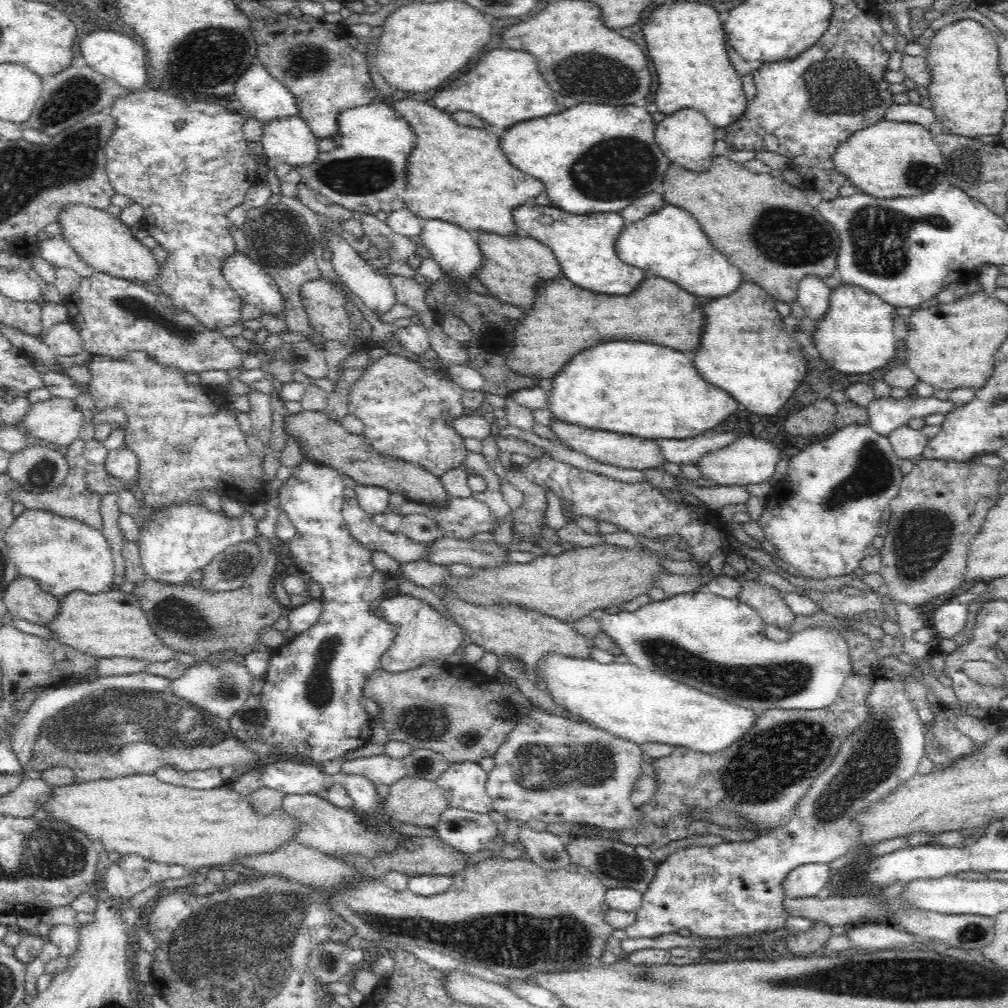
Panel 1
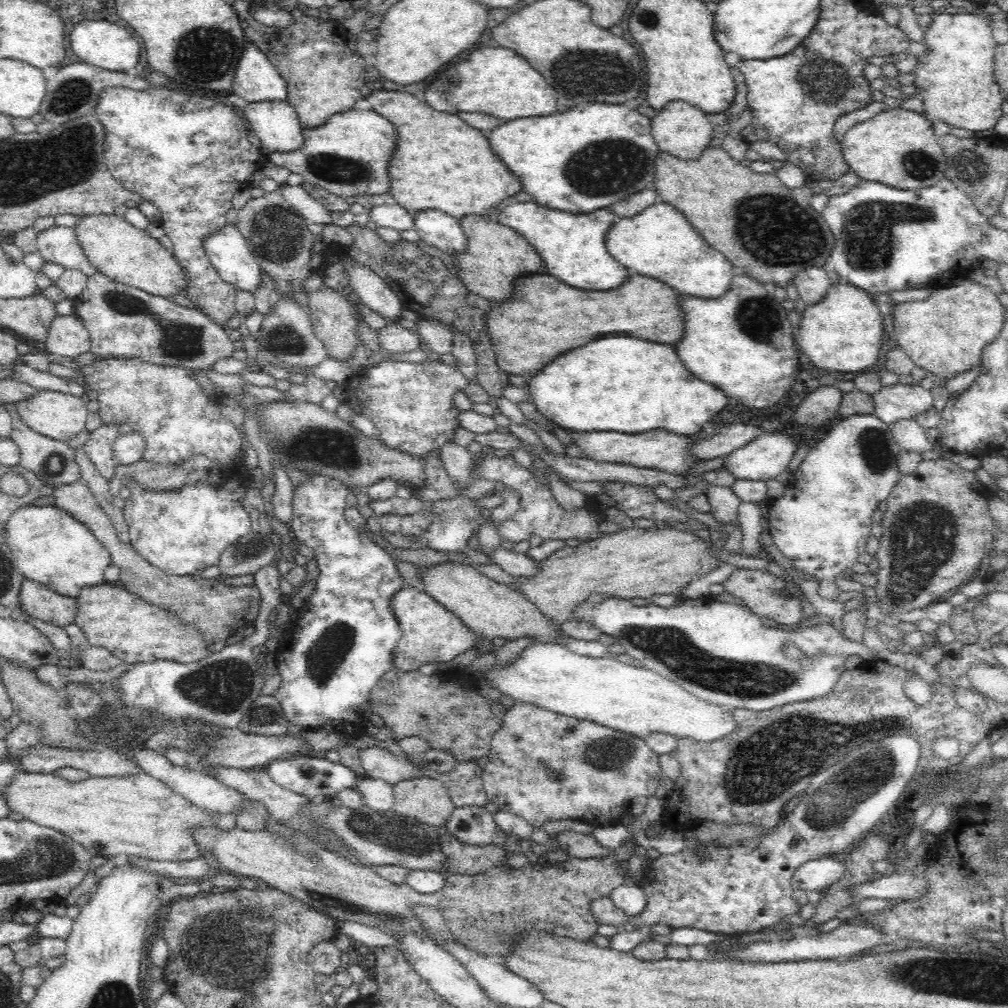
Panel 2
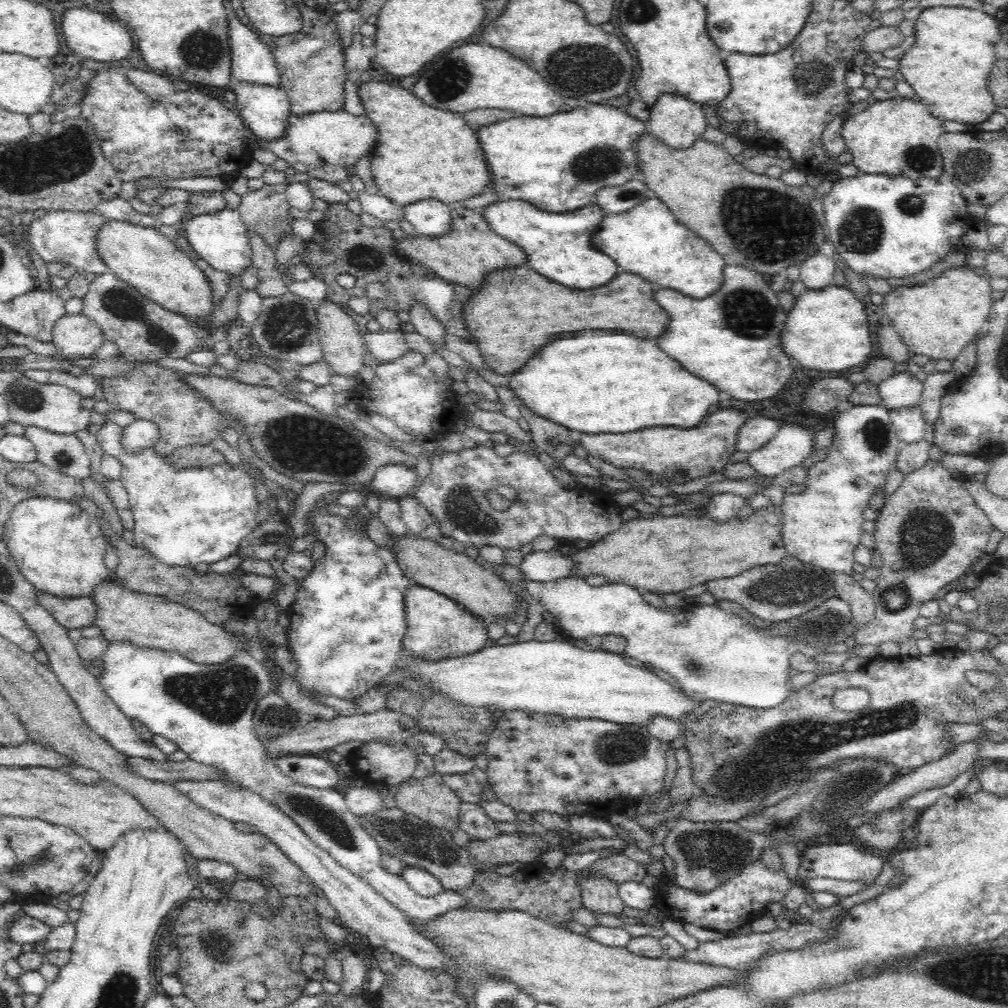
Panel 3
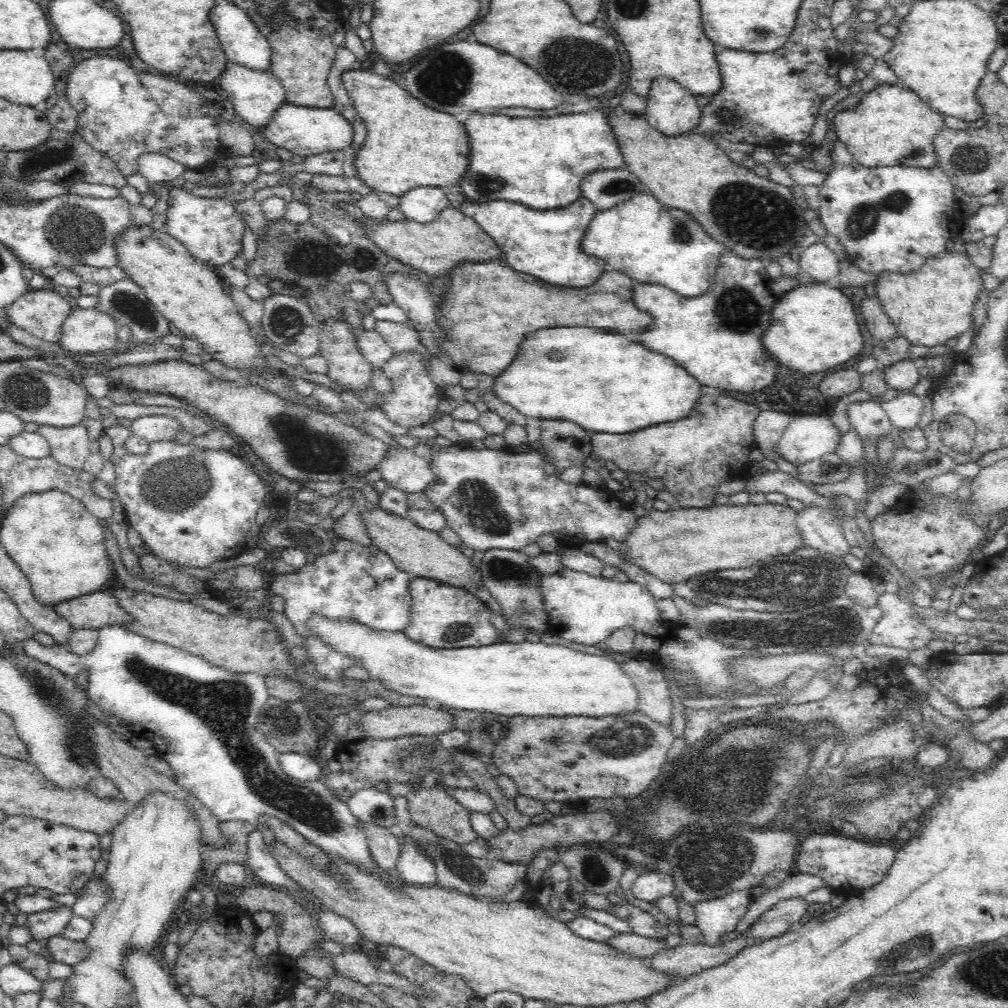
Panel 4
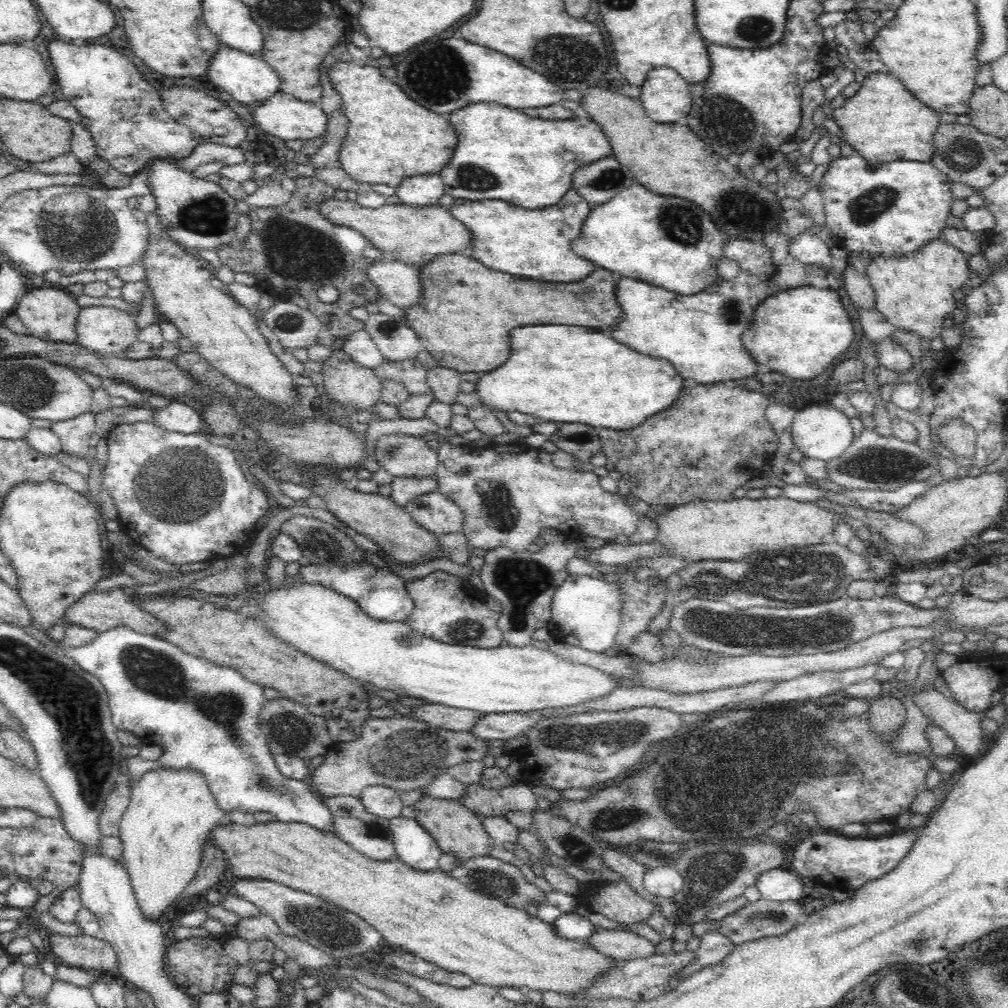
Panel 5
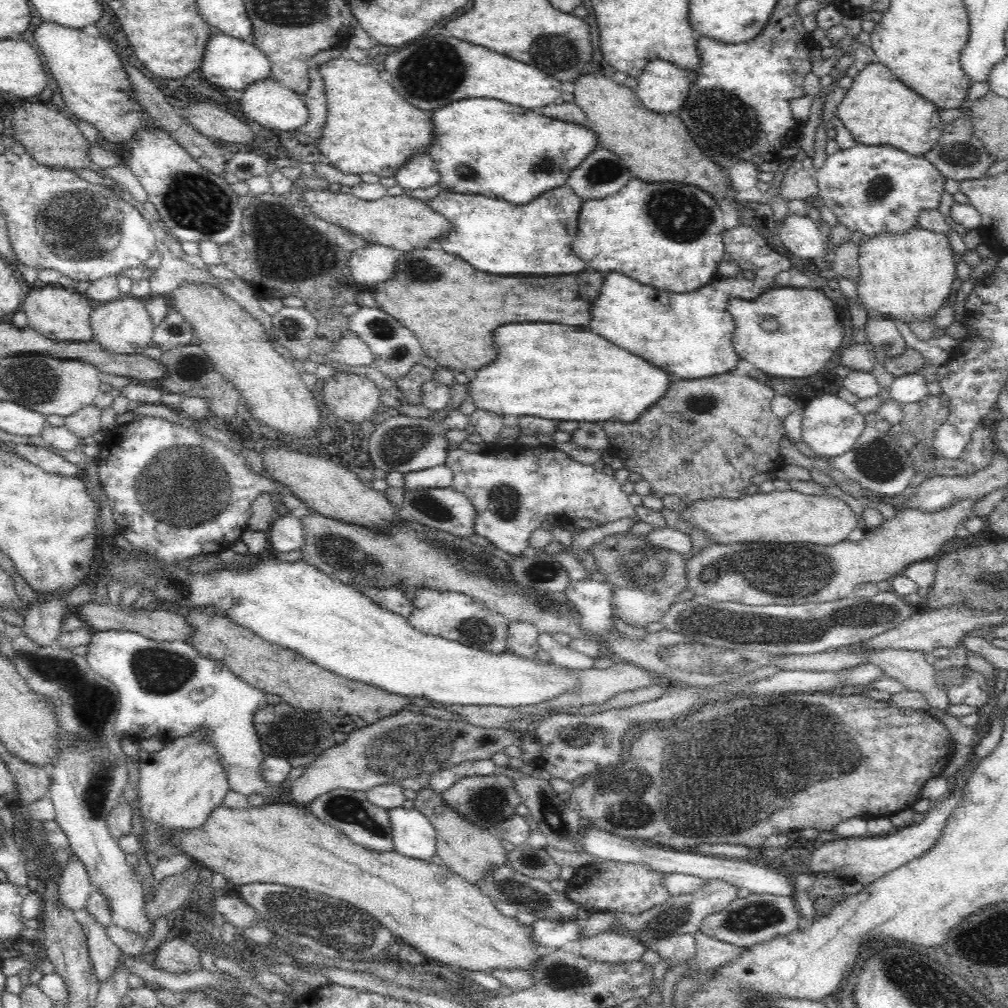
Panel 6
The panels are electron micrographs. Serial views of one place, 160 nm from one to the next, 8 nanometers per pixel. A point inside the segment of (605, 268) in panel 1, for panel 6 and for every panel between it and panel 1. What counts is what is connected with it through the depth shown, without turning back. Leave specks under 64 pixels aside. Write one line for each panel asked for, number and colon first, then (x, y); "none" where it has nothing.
2: (572, 246)
3: (557, 245)
4: (545, 243)
5: (535, 243)
6: (496, 236)

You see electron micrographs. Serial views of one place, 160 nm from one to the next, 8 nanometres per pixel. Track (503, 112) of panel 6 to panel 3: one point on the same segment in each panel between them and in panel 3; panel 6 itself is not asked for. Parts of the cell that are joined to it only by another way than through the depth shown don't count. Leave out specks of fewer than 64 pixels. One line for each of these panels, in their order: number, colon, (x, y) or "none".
3: (557, 163)
4: (541, 162)
5: (502, 154)

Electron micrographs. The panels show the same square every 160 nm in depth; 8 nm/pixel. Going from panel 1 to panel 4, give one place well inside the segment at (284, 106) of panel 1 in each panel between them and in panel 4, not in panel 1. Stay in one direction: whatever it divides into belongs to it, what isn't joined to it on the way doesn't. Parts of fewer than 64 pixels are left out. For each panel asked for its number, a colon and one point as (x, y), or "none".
2: (256, 78)
3: (251, 60)
4: (239, 37)

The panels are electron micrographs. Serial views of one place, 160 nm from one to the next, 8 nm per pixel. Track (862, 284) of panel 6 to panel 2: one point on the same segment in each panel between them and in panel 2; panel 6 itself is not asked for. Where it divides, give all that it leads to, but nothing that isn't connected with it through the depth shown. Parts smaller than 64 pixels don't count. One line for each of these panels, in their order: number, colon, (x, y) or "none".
2: (944, 333)
3: (939, 316)
4: (932, 305)
5: (914, 293)

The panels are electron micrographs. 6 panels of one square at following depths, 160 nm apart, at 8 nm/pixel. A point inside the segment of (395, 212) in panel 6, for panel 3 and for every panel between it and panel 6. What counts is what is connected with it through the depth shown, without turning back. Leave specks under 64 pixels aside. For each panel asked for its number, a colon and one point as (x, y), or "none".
3: (463, 255)
4: (433, 248)
5: (413, 235)

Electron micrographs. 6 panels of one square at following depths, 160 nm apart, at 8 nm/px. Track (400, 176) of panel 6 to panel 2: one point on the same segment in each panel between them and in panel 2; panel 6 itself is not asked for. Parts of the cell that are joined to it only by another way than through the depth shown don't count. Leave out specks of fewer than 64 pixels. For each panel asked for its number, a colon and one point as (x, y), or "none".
2: (436, 228)
3: (430, 217)
4: (422, 204)
5: (422, 190)

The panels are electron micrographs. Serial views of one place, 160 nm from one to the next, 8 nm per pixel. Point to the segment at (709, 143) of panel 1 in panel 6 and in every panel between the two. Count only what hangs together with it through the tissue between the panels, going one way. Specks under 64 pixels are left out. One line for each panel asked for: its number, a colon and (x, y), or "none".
2: (680, 128)
3: (676, 121)
4: (670, 108)
5: (665, 97)
6: (662, 87)

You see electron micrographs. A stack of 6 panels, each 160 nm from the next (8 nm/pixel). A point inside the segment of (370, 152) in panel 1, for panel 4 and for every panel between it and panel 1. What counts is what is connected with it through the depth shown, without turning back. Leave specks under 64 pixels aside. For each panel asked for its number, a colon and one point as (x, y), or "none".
2: (348, 155)
3: (326, 145)
4: (304, 130)

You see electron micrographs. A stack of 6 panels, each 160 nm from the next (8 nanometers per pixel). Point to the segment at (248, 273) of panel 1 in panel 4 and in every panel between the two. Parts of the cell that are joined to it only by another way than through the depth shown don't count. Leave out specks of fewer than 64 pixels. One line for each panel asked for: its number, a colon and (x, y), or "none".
2: (226, 249)
3: (220, 238)
4: (210, 229)

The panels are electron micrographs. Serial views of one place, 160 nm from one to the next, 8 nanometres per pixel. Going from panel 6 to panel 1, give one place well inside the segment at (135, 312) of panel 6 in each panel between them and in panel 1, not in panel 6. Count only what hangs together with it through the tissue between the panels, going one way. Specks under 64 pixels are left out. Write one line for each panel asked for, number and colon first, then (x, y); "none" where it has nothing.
1: (64, 339)
2: (67, 337)
3: (75, 336)
4: (86, 330)
5: (106, 330)

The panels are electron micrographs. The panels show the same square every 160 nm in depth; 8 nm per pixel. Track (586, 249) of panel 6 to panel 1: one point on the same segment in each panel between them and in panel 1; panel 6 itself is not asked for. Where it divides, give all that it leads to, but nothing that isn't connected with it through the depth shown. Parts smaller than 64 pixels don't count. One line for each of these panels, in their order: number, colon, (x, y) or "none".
1: (669, 242)
2: (658, 242)
3: (647, 240)
4: (652, 243)
5: (667, 241)

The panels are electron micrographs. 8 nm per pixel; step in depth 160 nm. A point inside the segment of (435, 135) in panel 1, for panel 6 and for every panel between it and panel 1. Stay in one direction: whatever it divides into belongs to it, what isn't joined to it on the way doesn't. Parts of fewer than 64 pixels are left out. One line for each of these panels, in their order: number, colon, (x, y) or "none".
2: (442, 163)
3: (421, 152)
4: (408, 144)
5: (388, 136)
6: (369, 127)

